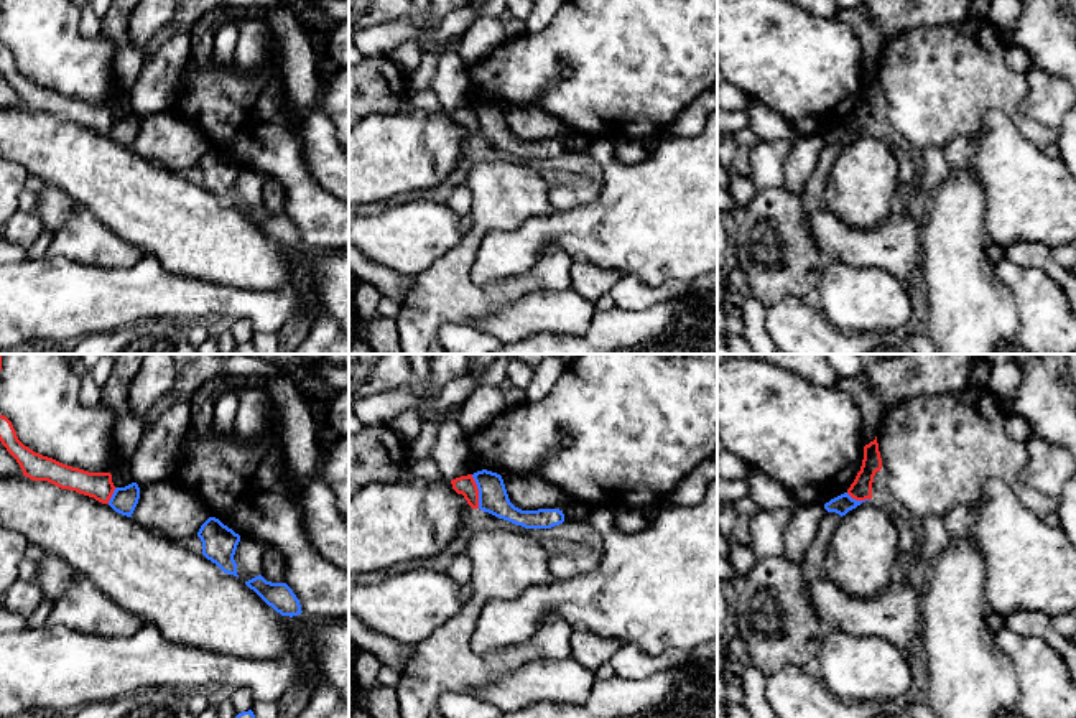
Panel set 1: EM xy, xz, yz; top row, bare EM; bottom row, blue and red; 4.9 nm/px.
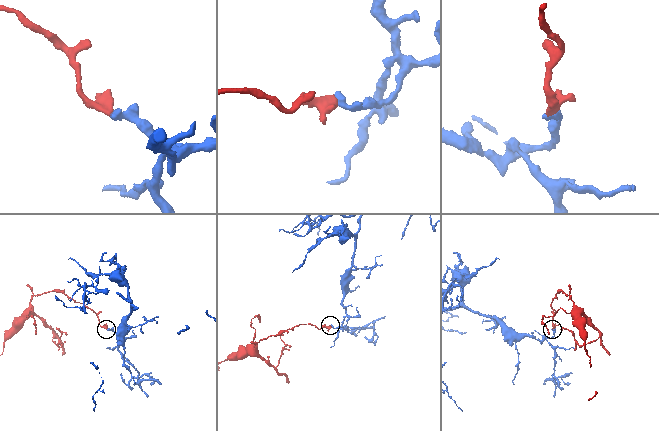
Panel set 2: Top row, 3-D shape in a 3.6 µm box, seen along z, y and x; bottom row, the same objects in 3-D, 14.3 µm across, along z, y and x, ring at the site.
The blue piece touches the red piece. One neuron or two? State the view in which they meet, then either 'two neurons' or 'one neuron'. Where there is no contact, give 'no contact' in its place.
xz | two neurons

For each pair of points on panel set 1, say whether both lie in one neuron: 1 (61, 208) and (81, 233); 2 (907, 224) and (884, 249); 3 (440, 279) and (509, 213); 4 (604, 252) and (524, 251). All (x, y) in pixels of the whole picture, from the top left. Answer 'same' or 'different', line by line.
1: different
2: same
3: same
4: same

